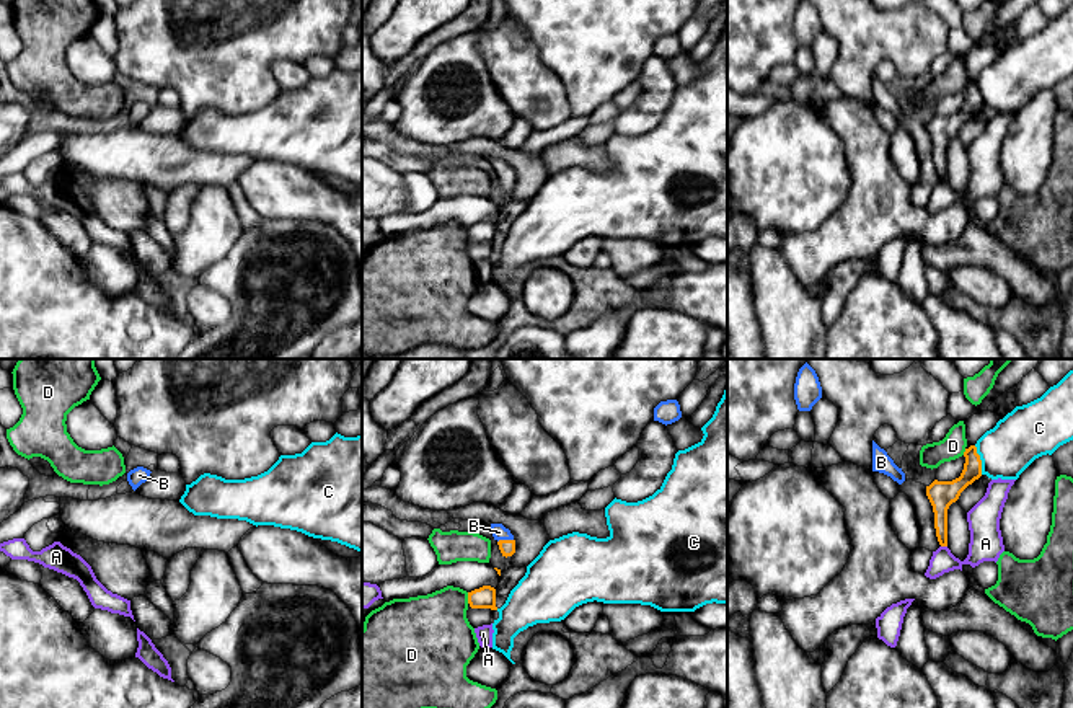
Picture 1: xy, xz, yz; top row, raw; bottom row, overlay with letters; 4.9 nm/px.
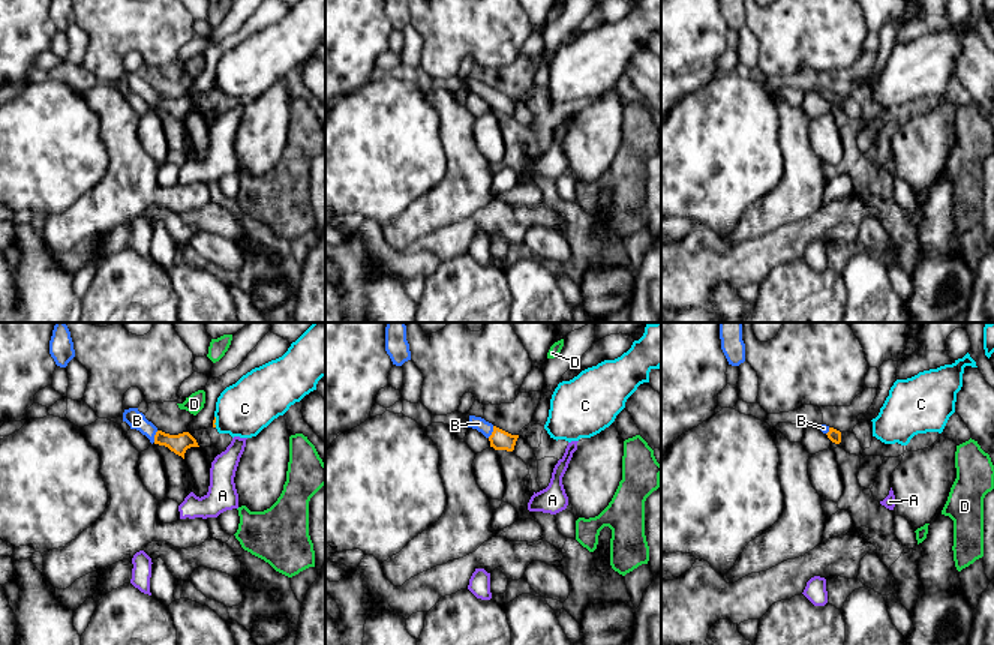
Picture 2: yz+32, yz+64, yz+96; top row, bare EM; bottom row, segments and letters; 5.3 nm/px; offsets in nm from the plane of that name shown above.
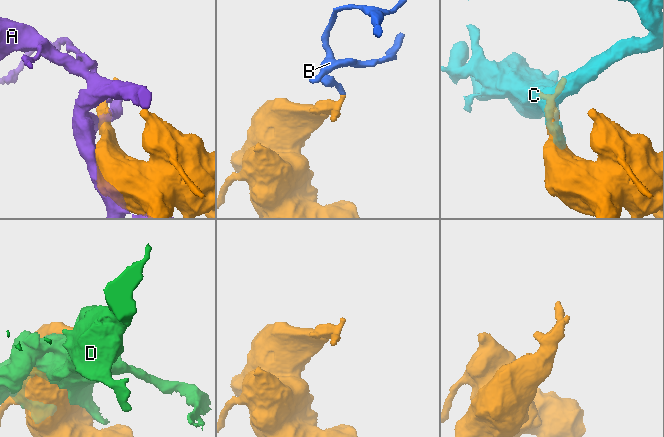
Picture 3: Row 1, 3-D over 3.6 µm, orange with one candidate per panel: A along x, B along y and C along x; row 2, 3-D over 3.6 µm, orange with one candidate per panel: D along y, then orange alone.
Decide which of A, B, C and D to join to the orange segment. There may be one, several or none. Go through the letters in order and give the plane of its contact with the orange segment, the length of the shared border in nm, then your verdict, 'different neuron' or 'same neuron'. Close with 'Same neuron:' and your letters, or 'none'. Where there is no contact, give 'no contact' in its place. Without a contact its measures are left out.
A: meets orange in yz; contact 30 nm long; different neuron
B: meets orange in xz; contact 80 nm long; same neuron
C: meets orange in yz; contact 150 nm long; different neuron
D: meets orange in xz; contact 60 nm long; different neuron
Same neuron: B

